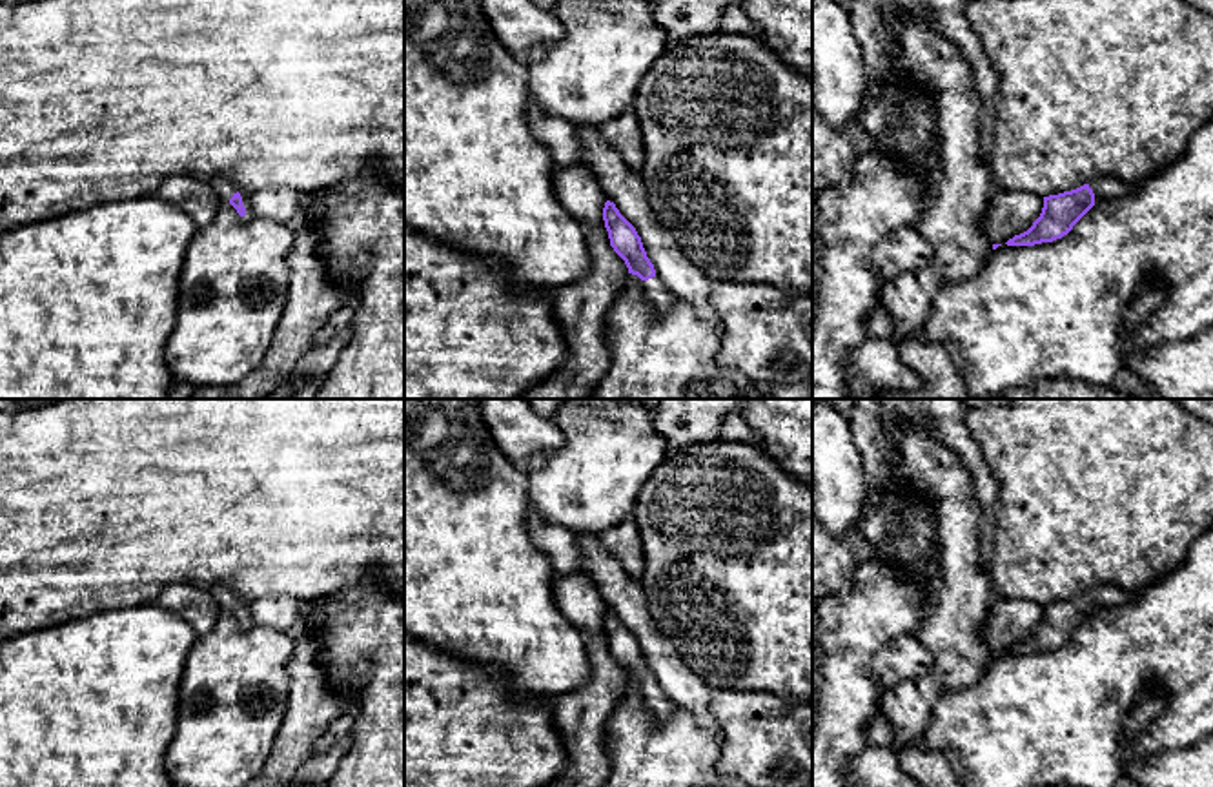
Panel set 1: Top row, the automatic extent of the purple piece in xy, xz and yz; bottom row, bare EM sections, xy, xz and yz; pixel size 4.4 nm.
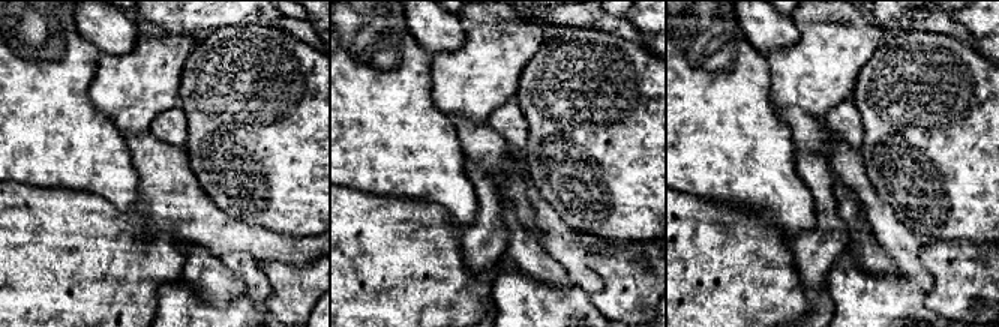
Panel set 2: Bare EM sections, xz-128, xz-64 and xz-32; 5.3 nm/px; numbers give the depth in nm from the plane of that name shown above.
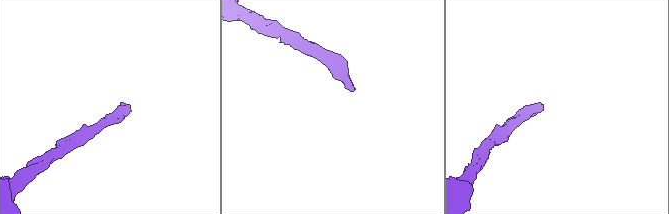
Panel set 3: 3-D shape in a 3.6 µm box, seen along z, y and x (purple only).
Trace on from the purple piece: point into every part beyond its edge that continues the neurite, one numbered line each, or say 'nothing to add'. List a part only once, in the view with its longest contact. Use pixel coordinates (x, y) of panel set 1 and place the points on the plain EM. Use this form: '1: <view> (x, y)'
1: xy (224, 598)

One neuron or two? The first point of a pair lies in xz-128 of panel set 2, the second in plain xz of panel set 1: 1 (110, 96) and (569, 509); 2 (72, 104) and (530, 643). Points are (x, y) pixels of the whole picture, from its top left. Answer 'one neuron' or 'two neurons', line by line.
1: one neuron
2: one neuron

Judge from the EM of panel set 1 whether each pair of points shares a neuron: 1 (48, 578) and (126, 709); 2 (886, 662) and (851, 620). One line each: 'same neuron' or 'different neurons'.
1: different neurons
2: different neurons

